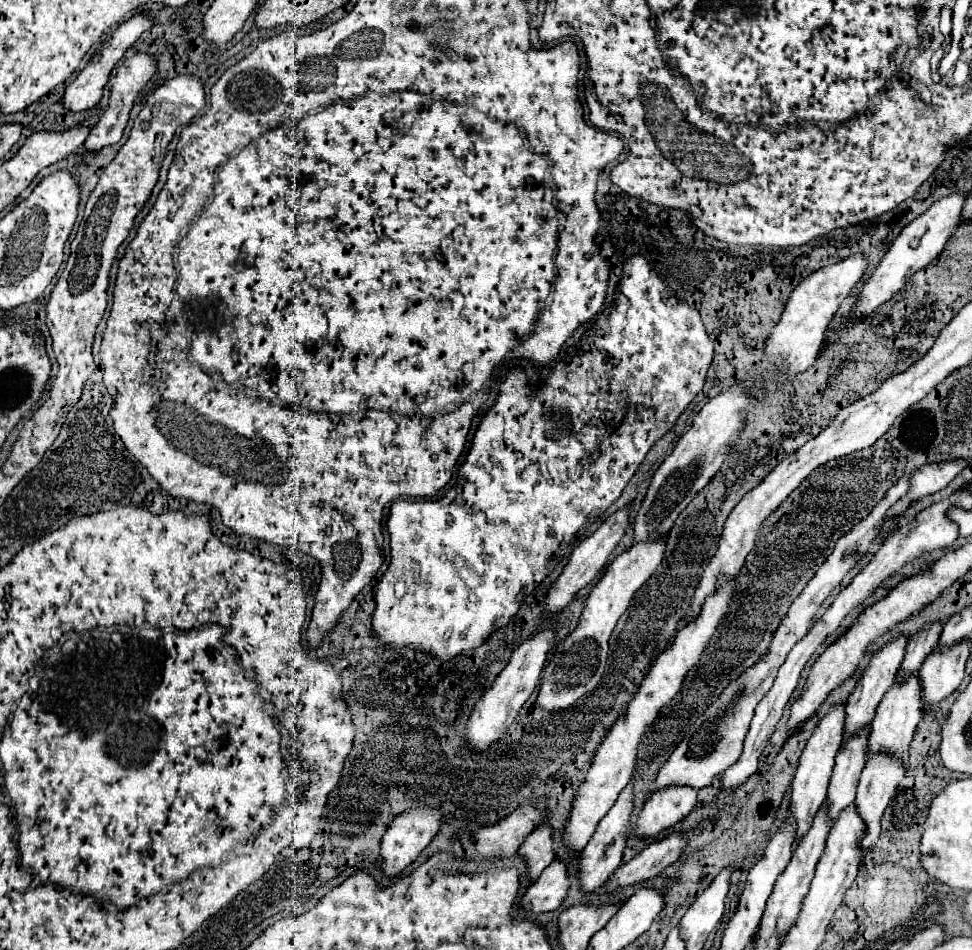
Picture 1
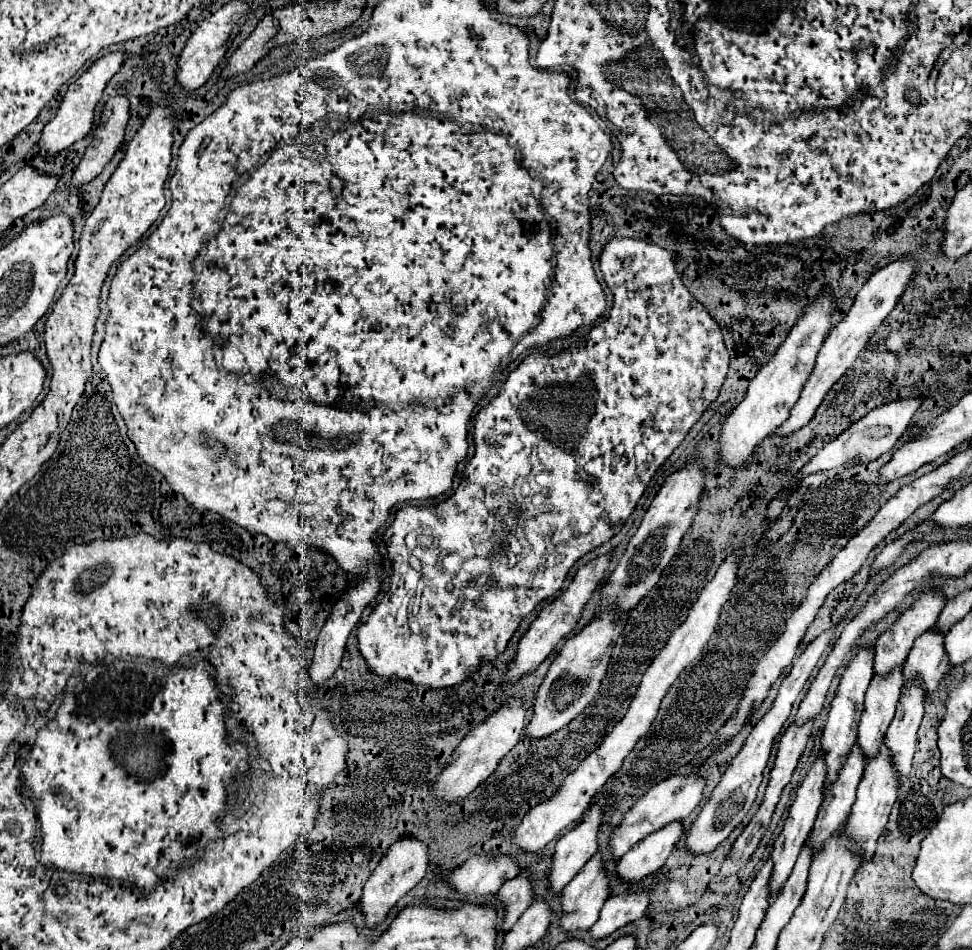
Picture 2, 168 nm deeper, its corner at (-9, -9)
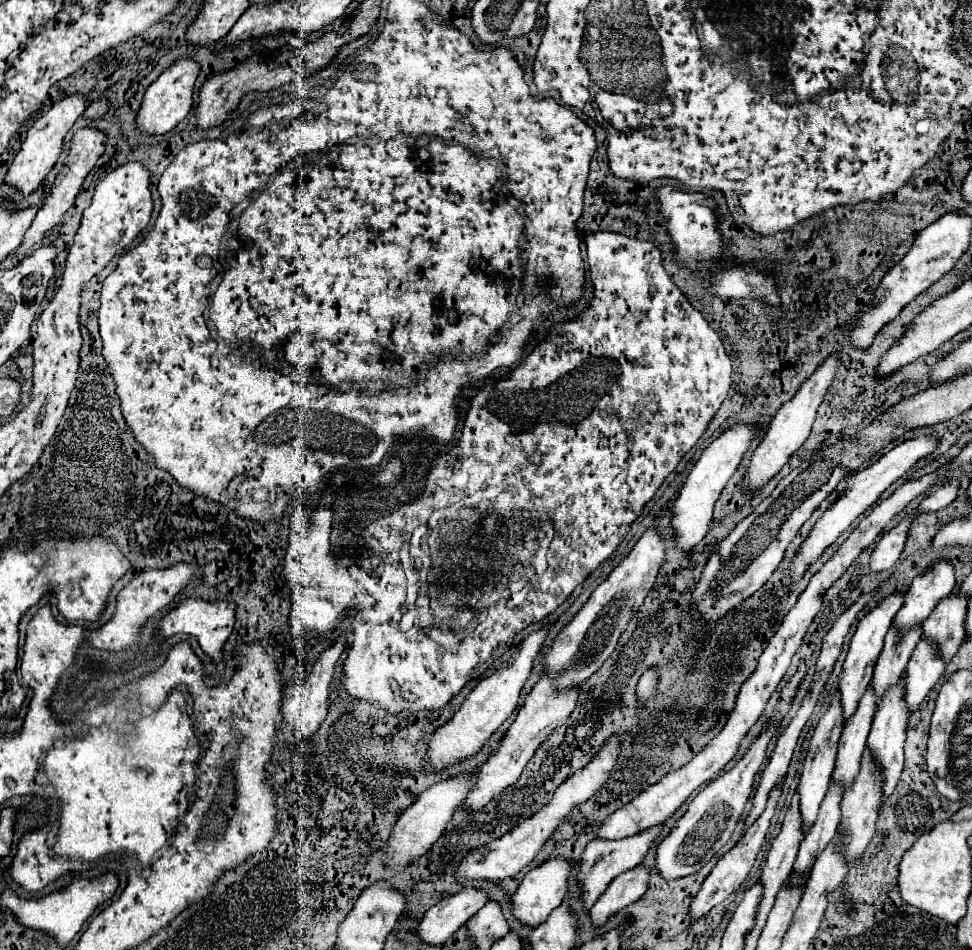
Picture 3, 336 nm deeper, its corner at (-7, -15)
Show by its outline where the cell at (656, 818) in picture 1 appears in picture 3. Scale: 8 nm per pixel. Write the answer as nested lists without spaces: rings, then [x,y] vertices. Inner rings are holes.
[[[637,865],[637,869],[627,871],[625,875],[619,875],[607,891],[597,899],[597,903],[589,911],[589,919],[593,927],[603,927],[617,911],[627,907],[629,903],[635,903],[647,887],[649,871],[643,865]]]

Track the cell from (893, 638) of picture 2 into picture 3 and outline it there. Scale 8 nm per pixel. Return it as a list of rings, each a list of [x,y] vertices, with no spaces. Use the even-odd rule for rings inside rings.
[[[943,559],[933,563],[923,575],[917,575],[905,595],[905,605],[893,619],[893,625],[909,629],[929,617],[933,607],[949,593],[955,591],[955,571],[951,561]]]

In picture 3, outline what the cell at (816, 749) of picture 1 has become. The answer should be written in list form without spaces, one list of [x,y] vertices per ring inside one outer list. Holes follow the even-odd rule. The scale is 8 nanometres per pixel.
[[[895,591],[895,593],[887,595],[885,599],[881,599],[879,605],[877,605],[875,609],[871,609],[871,611],[857,623],[857,631],[855,631],[855,635],[853,635],[853,639],[851,639],[851,647],[849,647],[845,665],[843,665],[843,679],[841,679],[841,683],[839,683],[841,703],[843,703],[843,717],[845,717],[845,719],[847,719],[849,715],[853,715],[853,709],[857,709],[857,703],[859,703],[861,695],[865,693],[867,685],[871,683],[873,667],[875,667],[877,655],[881,653],[885,633],[889,631],[889,627],[891,627],[891,623],[893,623],[893,617],[897,615],[897,611],[903,607],[903,601],[905,601],[905,593]]]

